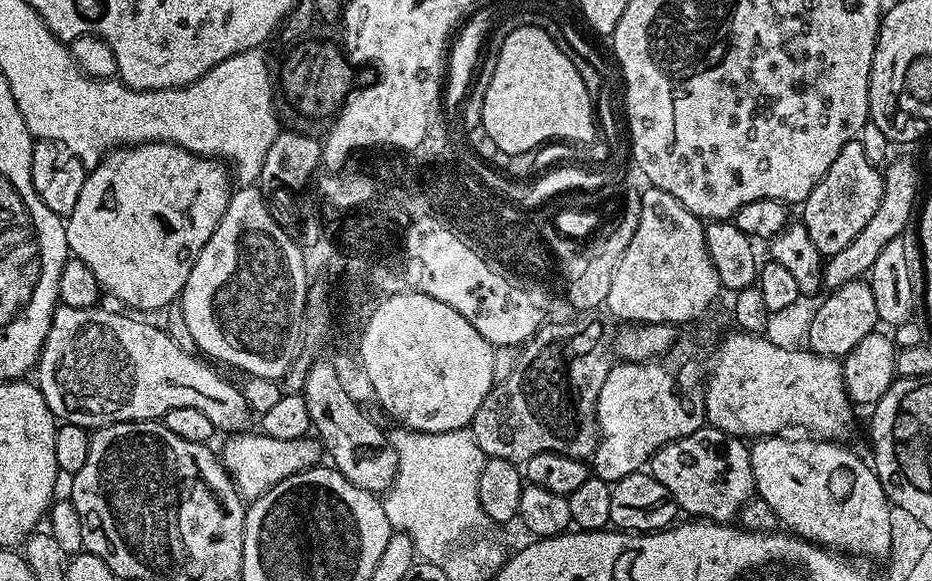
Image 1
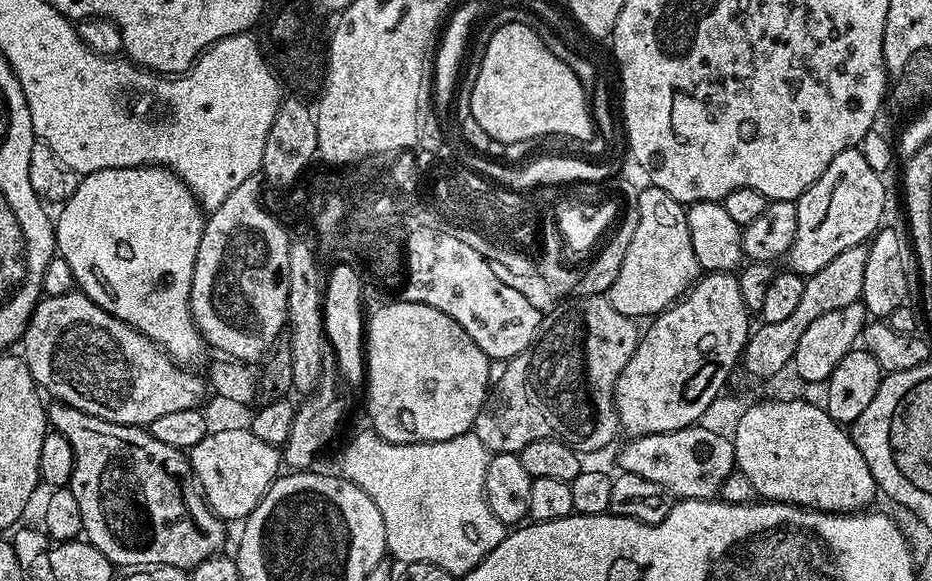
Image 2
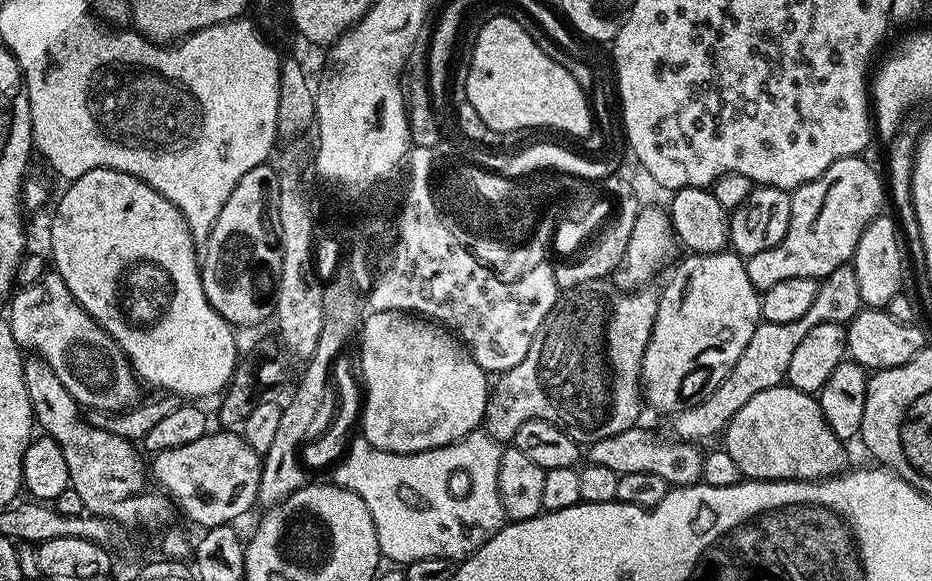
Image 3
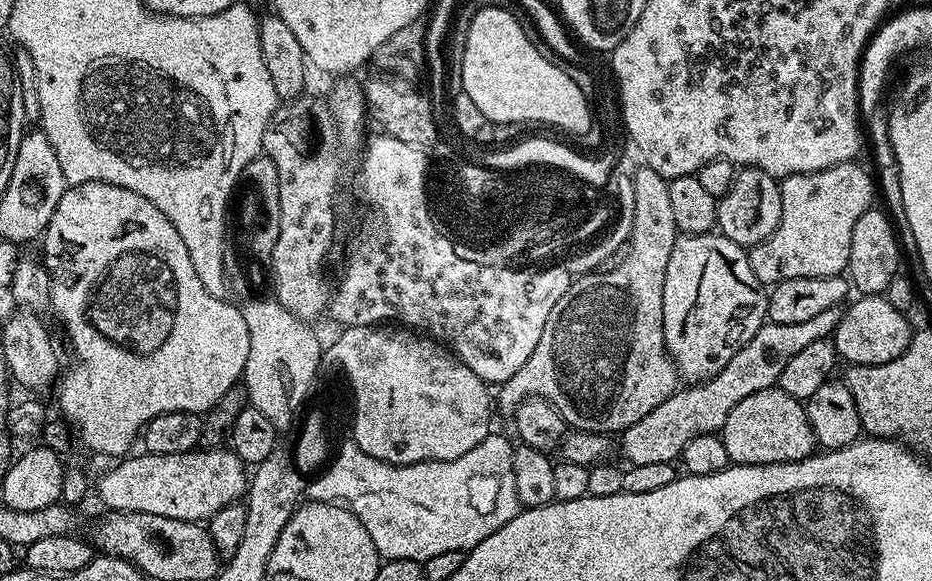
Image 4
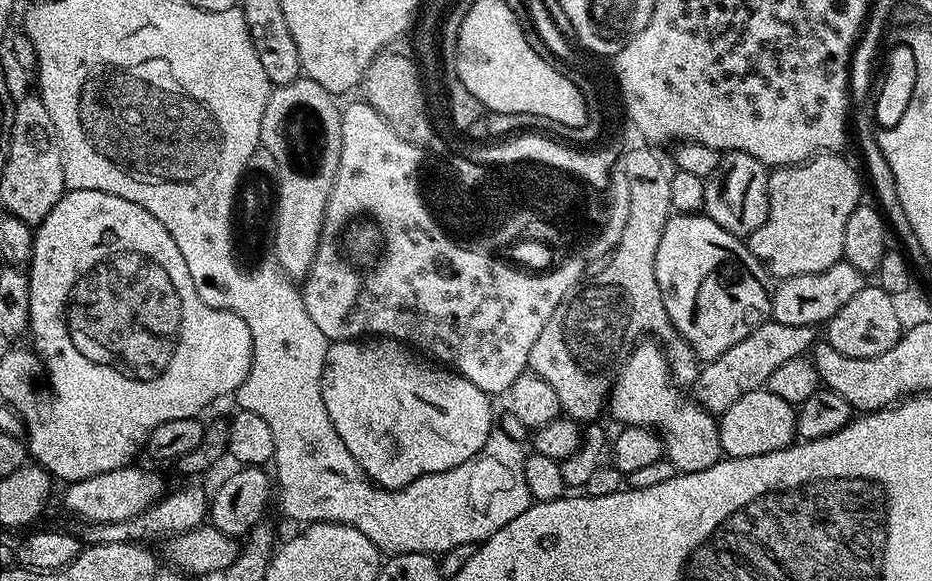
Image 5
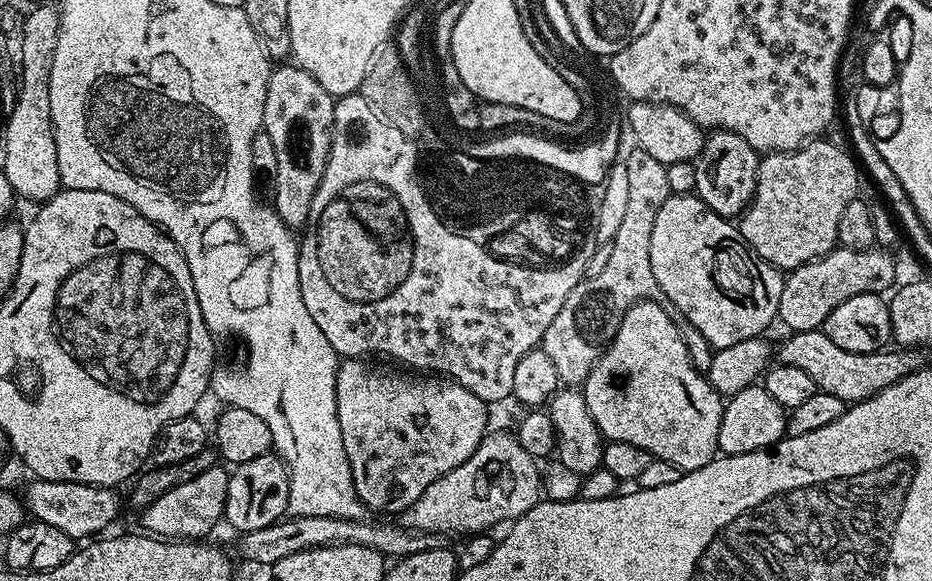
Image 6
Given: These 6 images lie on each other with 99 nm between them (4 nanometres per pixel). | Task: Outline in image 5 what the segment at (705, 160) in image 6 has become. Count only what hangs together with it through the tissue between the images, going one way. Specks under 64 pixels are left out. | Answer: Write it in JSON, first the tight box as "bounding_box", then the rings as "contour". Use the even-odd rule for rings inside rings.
{"bounding_box":[703,152,770,238],"contour":[[[745,152],[727,153],[723,157],[722,164],[724,180],[712,178],[704,185],[703,215],[718,222],[718,226],[722,226],[722,230],[726,230],[730,234],[741,238],[750,237],[754,234],[754,230],[758,230],[764,225],[768,217],[770,169],[767,164],[758,162],[758,158]]]}

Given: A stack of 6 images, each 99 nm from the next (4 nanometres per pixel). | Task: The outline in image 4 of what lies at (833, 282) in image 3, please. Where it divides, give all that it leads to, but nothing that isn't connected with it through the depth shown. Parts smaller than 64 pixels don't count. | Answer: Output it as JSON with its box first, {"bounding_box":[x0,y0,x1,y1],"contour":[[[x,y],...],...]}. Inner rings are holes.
{"bounding_box":[619,309,841,466],"contour":[[[841,309],[822,310],[815,318],[809,318],[801,324],[774,324],[765,322],[761,328],[726,362],[726,366],[712,380],[693,383],[681,387],[662,406],[654,406],[646,418],[638,418],[634,426],[619,433],[620,452],[628,459],[629,465],[646,466],[646,462],[673,461],[683,453],[684,447],[694,438],[719,433],[724,427],[726,418],[742,398],[750,398],[750,394],[758,394],[758,390],[773,387],[779,381],[782,370],[786,370],[786,362],[799,354],[810,342],[818,342],[831,337],[840,321]]]}

